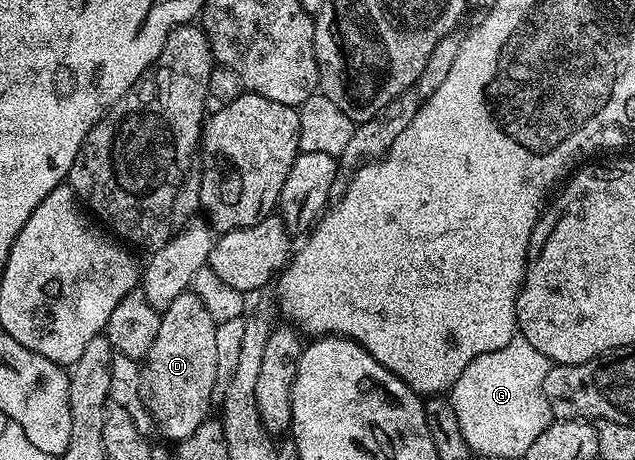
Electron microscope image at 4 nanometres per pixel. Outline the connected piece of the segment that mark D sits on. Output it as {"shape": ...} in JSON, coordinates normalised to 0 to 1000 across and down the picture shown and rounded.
{"shape":[[[293,633],[254,680],[250,728],[238,746],[238,763],[225,778],[222,807],[222,861],[228,867],[231,893],[241,904],[246,939],[255,941],[268,963],[277,963],[307,946],[313,920],[331,904],[329,878],[335,872],[335,843],[345,837],[342,774],[339,772],[339,720],[342,702],[321,665],[320,652],[302,633]]]}

